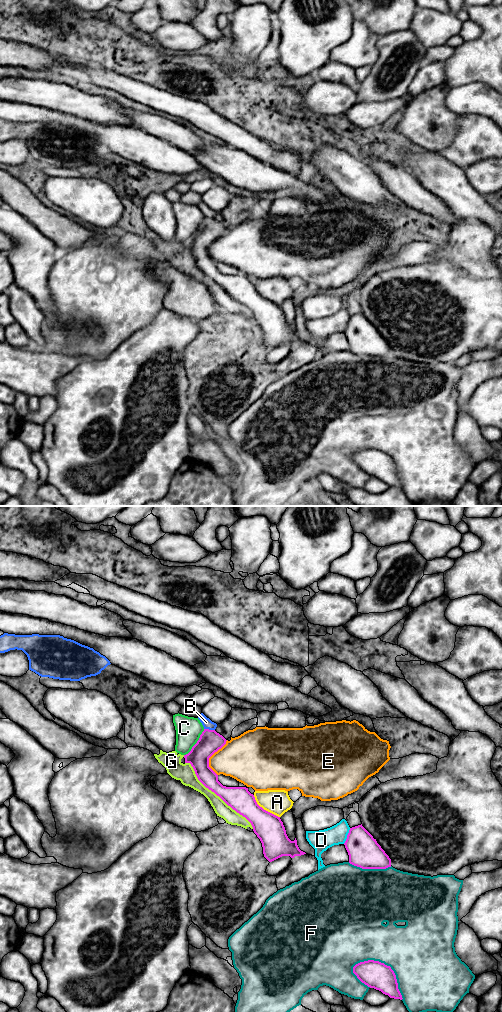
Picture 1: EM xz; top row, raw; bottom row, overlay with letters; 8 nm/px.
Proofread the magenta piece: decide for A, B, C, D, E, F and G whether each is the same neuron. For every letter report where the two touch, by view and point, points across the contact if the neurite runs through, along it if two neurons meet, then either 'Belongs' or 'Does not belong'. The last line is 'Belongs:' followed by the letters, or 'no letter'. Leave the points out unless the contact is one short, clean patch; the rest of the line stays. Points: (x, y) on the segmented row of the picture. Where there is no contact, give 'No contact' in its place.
A: Touches magenta at xz (263, 809). Does not belong
B: Touches magenta at xz (208, 729). Boundary: xz (204, 728), (214, 730). Does not belong
C: Touches magenta at xz (196, 743). Does not belong
D: Touches magenta at xz (347, 836). Does not belong
E: Touches magenta at xz (210, 756). Does not belong
F: Touches magenta at xz (386, 965). Does not belong
G: Touches magenta at xz (217, 795). Does not belong
Belongs: no letter

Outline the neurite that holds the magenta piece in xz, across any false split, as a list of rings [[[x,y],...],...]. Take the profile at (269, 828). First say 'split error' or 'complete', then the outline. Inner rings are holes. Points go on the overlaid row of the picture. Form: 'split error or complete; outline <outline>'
complete; outline [[[204,729],[191,751],[184,755],[185,763],[190,763],[198,780],[209,790],[219,796],[228,806],[245,817],[252,825],[254,833],[260,839],[264,857],[272,862],[282,856],[301,856],[306,854],[297,845],[297,840],[291,841],[280,817],[260,807],[253,794],[246,787],[226,787],[218,781],[218,775],[209,767],[209,758],[226,744],[226,739],[215,730]]]

